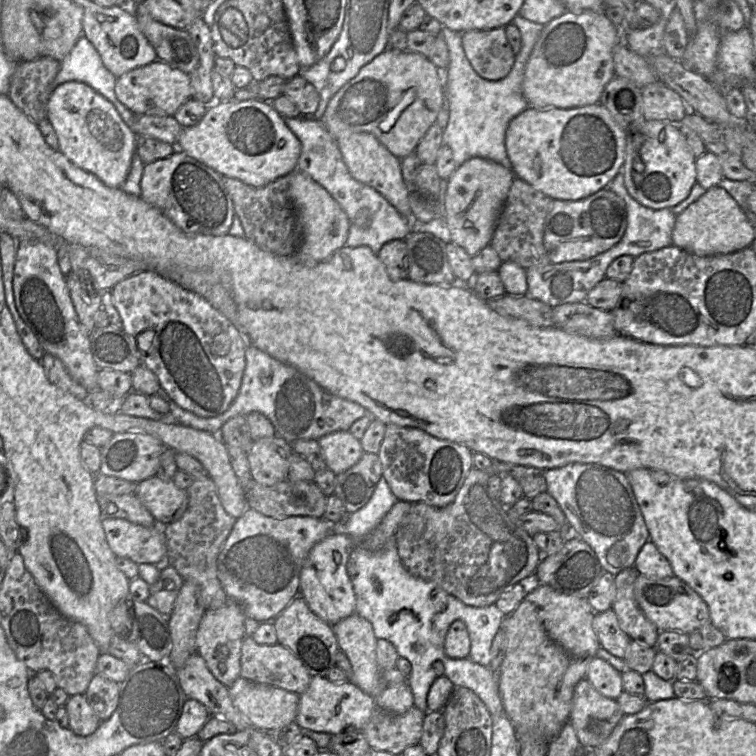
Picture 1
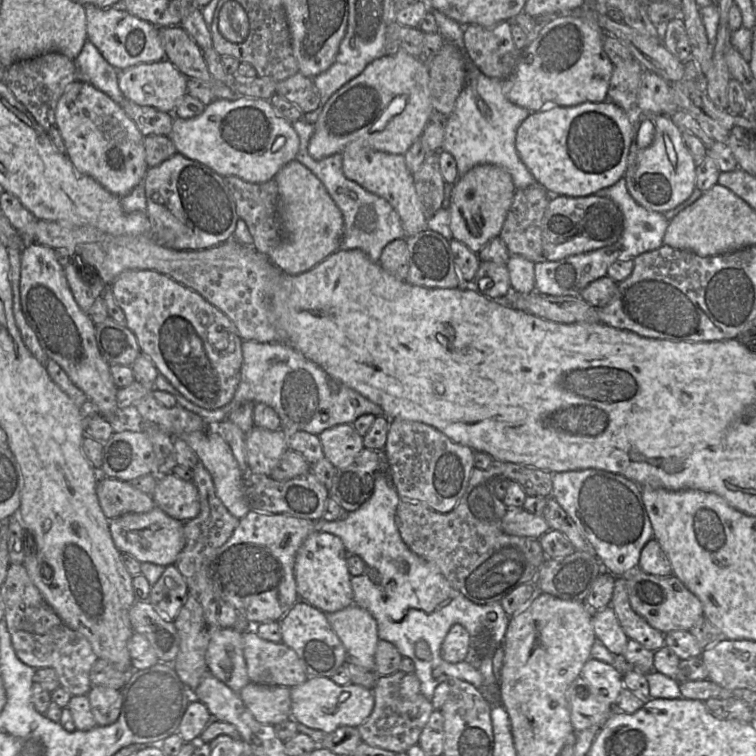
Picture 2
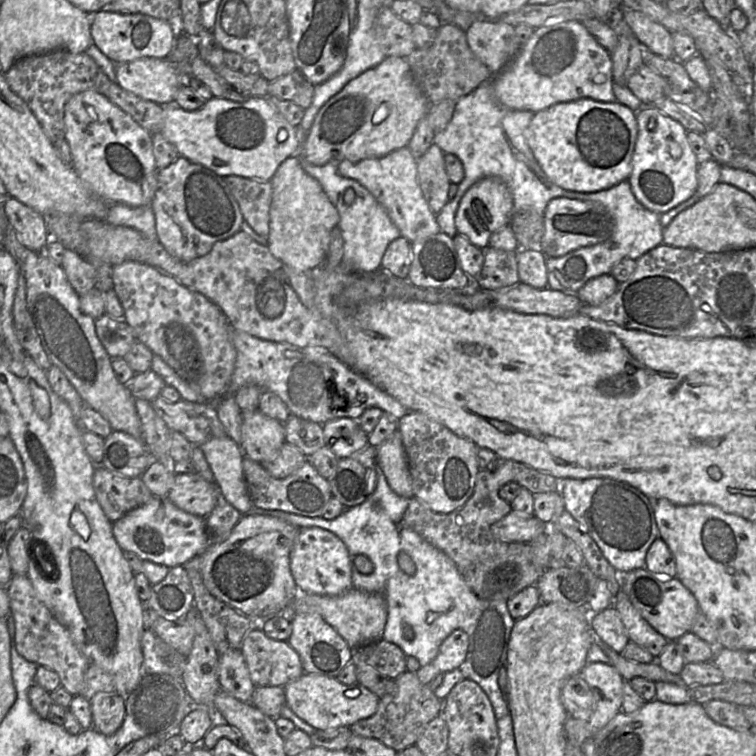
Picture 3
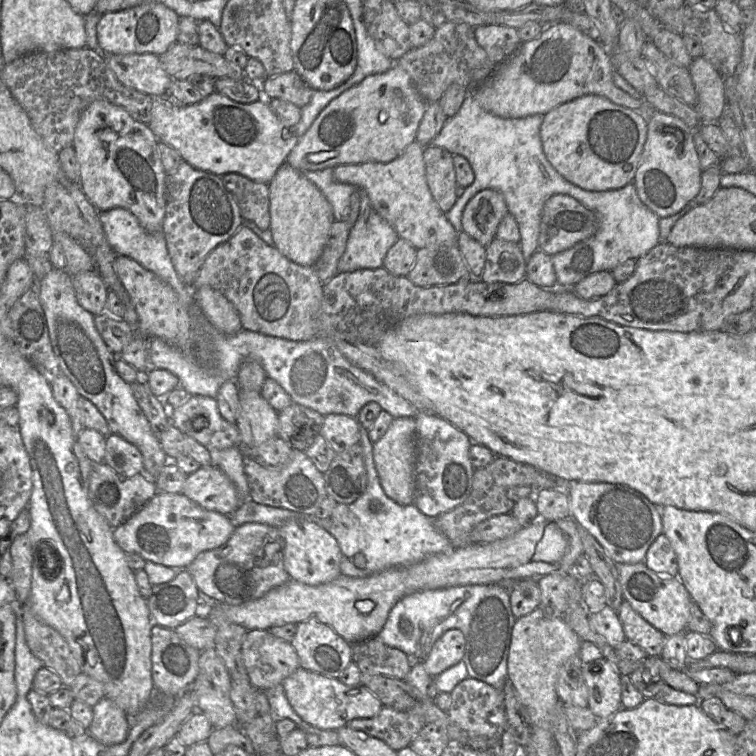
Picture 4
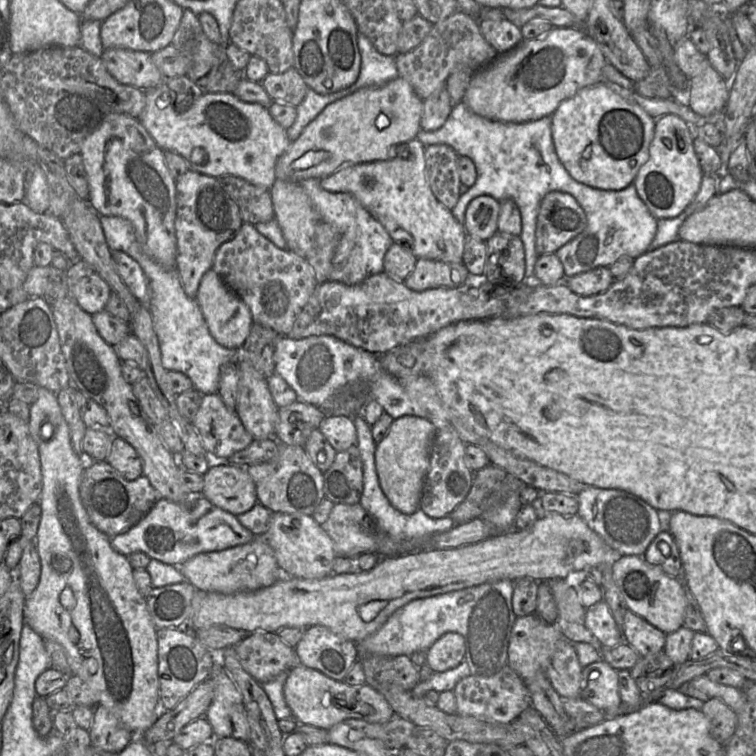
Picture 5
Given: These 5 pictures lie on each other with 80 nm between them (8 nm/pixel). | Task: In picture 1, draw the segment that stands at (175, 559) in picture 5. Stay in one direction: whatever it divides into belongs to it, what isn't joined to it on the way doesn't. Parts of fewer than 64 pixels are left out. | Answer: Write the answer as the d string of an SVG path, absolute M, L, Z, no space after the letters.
M103 519L102 526L106 539L113 553L120 558L128 558L136 564L163 564L167 557L167 544L163 527L156 523L152 527L144 527L124 519Z

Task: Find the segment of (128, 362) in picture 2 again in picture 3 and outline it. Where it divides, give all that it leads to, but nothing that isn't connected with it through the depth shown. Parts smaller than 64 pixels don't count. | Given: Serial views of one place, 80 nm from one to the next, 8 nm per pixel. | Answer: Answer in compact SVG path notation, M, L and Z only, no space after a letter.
M105 313L94 322L97 337L112 359L123 358L136 342L134 332L124 319L114 319Z

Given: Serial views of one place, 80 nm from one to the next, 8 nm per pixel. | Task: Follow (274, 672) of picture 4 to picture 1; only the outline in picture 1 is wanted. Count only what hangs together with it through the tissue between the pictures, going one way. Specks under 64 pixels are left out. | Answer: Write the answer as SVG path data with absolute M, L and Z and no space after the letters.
M245 636L242 642L240 677L254 683L278 687L297 695L307 690L312 678L302 662L287 647L279 643L260 645L252 636Z

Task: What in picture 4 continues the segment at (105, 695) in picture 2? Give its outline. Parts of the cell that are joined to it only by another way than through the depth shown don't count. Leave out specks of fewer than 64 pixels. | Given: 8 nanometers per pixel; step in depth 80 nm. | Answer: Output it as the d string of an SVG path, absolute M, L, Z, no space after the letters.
M104 698L94 707L88 733L98 742L115 745L126 740L130 724L128 715L111 699Z

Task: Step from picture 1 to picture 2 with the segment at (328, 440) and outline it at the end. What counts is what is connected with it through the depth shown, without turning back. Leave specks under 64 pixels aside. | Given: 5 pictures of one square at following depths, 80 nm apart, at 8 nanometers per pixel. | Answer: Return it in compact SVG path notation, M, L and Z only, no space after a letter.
M336 425L319 435L324 456L337 469L350 465L365 448L353 425Z

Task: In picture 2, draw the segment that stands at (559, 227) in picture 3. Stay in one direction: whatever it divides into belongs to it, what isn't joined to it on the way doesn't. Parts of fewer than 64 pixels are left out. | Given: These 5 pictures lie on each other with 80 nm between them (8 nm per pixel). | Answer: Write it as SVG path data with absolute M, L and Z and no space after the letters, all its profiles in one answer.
M550 194L550 200L543 217L543 259L557 261L569 255L580 254L611 245L618 240L623 231L622 211L616 202L609 197L593 194L579 197Z

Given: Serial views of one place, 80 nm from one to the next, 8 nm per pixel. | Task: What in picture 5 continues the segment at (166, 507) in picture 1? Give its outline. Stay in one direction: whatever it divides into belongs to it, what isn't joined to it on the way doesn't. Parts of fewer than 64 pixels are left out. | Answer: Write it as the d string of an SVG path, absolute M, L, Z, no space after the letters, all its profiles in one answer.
M214 460L203 479L201 495L234 516L258 503L256 486L246 466Z

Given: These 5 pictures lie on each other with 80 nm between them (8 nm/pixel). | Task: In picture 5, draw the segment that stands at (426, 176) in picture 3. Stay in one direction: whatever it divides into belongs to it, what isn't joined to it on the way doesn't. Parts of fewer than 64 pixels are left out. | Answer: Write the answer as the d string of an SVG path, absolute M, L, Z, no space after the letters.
M445 144L425 146L424 156L432 193L445 208L453 209L460 197L459 156Z

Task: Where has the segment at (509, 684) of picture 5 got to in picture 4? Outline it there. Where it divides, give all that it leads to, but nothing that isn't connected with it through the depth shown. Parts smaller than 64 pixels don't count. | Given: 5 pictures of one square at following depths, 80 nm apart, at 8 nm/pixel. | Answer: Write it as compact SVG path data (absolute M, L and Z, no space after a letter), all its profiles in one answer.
M467 677L452 690L447 714L464 730L477 736L499 737L508 727L503 692L481 680Z

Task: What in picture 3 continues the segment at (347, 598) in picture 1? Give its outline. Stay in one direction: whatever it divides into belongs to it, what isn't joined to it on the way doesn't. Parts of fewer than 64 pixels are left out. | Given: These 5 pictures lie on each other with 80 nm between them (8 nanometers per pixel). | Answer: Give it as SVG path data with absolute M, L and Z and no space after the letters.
M319 527L300 528L290 553L290 570L299 592L340 595L352 587L352 557L332 532Z

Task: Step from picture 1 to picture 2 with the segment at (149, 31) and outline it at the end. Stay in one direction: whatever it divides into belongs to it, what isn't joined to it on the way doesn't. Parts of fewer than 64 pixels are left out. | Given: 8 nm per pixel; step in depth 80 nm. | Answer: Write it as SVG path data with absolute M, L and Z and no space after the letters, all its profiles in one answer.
M181 26L160 27L158 34L165 58L187 78L196 78L206 83L217 99L236 100L243 97L210 74L202 50Z

